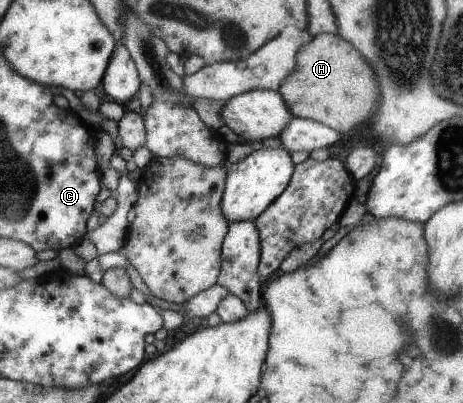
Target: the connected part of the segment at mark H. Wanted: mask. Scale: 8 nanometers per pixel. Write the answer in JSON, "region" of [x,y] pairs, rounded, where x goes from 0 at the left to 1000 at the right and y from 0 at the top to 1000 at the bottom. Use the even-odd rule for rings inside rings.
{"region":[[[693,82],[648,117],[637,149],[633,174],[600,218],[633,290],[691,303],[737,333],[810,283],[819,263],[814,199],[797,159],[754,104]]]}

